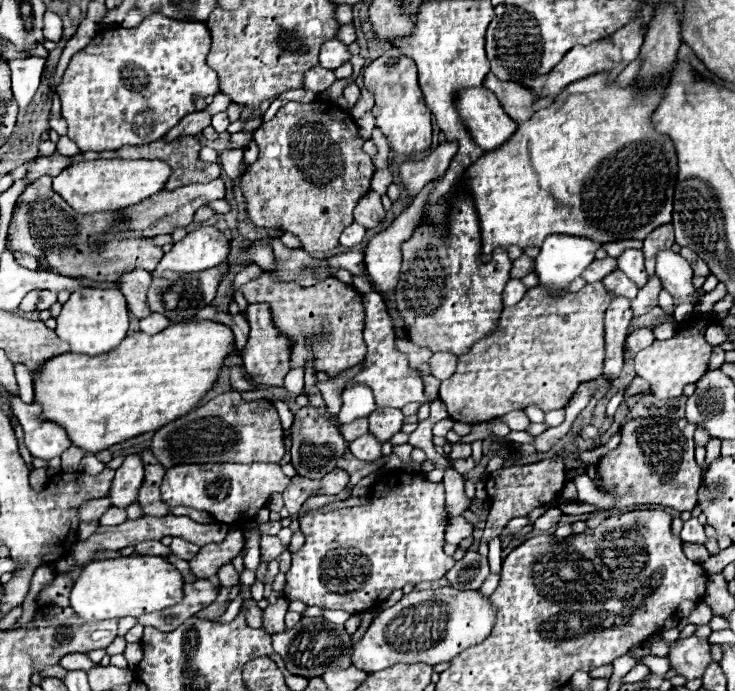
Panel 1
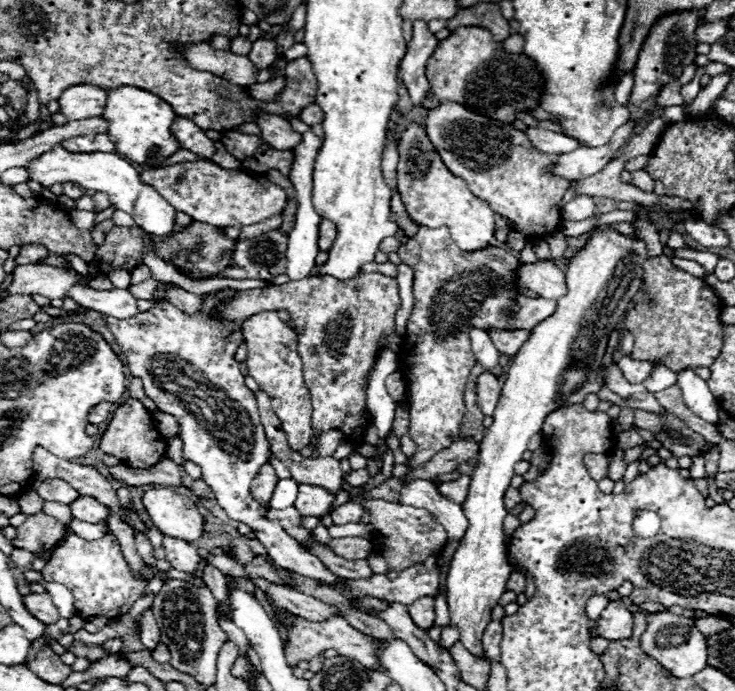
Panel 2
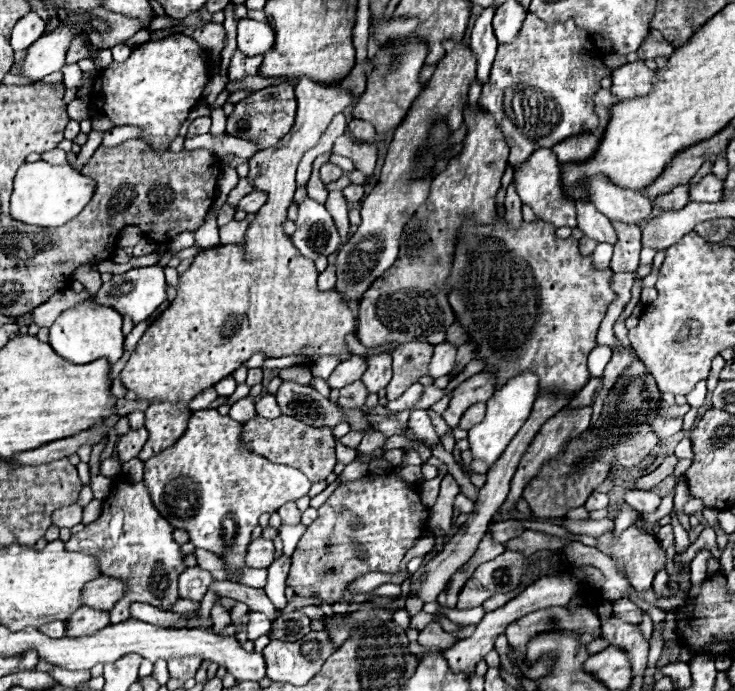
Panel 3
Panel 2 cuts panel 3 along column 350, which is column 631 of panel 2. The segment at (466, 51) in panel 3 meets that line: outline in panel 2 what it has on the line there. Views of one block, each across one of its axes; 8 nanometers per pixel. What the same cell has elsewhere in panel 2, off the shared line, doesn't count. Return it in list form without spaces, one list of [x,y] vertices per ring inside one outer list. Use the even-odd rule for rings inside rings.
[[[608,224],[596,226],[584,248],[570,258],[566,270],[568,294],[558,300],[558,310],[546,318],[546,322],[534,326],[526,346],[514,356],[506,372],[500,402],[492,416],[494,422],[484,430],[478,464],[472,472],[466,500],[462,502],[470,528],[450,560],[446,576],[450,624],[458,626],[458,640],[474,656],[484,656],[482,634],[492,620],[490,612],[494,604],[498,604],[498,598],[506,592],[506,578],[512,572],[504,546],[504,518],[508,516],[504,494],[510,488],[514,464],[522,460],[530,438],[542,430],[544,418],[550,412],[578,404],[588,394],[600,390],[596,372],[606,352],[608,334],[618,328],[620,318],[642,284],[642,266],[648,258],[646,252],[644,240],[624,236]]]

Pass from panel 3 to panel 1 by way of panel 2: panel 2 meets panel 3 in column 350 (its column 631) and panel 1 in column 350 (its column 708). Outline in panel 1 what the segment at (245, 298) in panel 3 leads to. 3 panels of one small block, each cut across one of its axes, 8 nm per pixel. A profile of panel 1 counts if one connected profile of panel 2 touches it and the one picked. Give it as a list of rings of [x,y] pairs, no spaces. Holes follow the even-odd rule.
[[[264,272],[260,278],[242,286],[242,292],[248,304],[270,304],[276,326],[294,342],[290,360],[292,368],[306,366],[306,362],[312,360],[318,370],[328,372],[328,376],[336,376],[364,360],[364,308],[362,296],[352,286],[346,286],[336,278],[328,278],[310,288],[302,288],[294,282],[278,282],[272,274]]]

